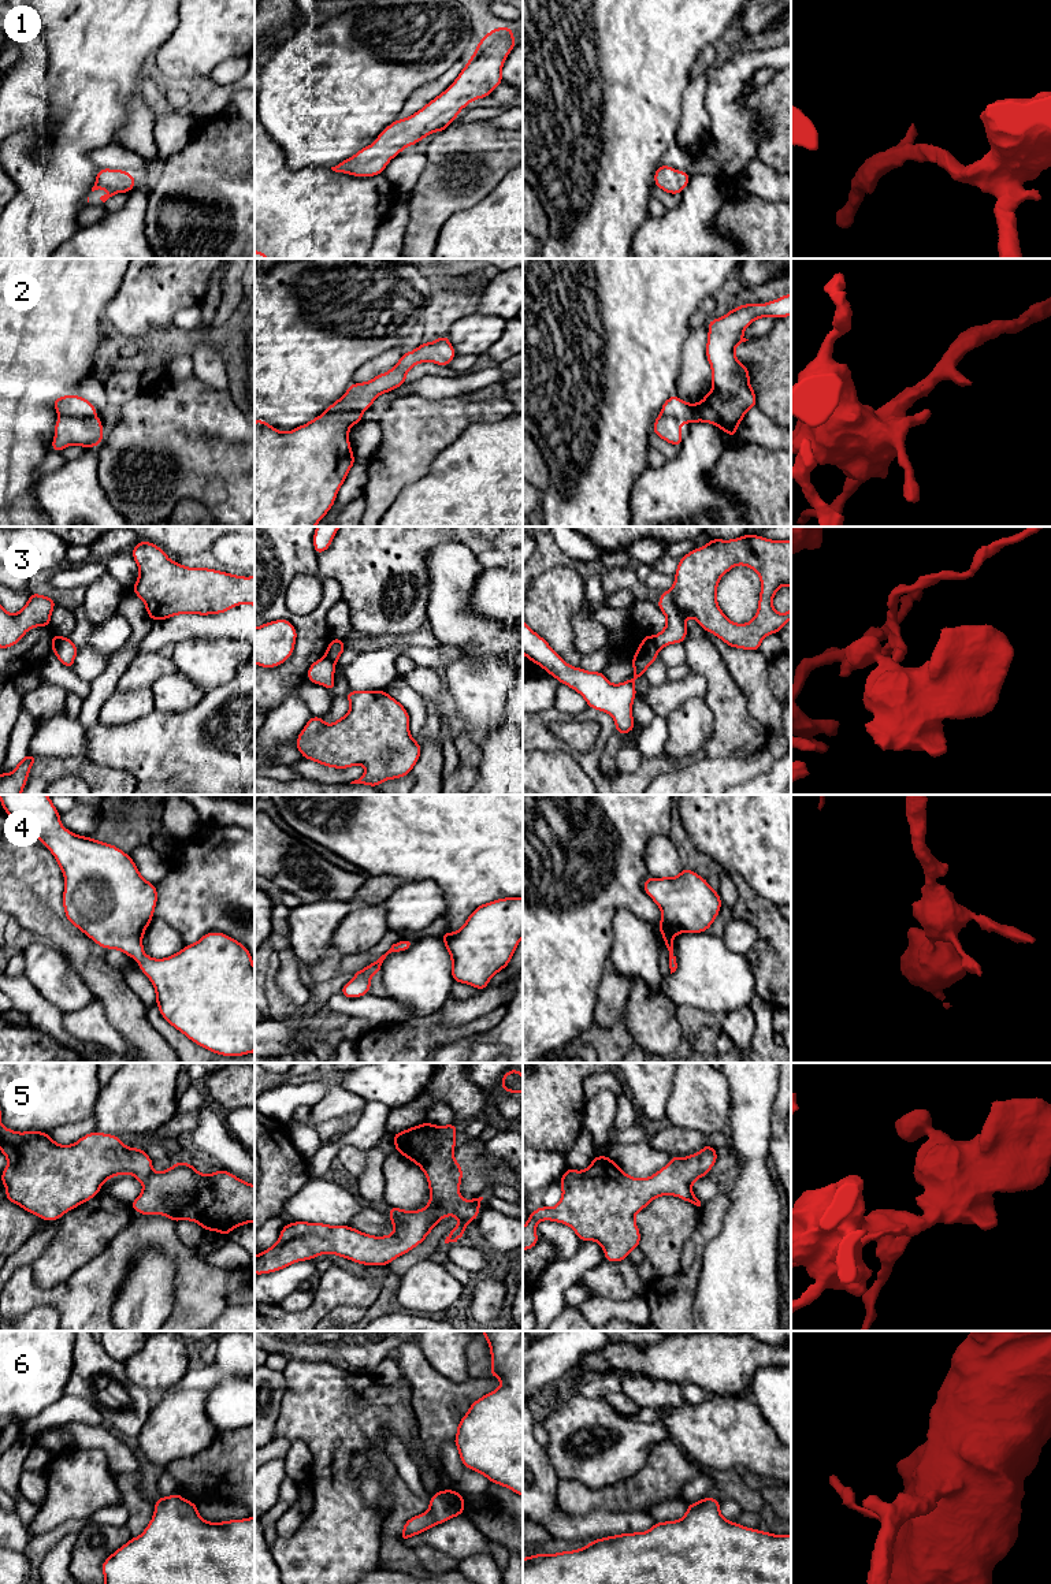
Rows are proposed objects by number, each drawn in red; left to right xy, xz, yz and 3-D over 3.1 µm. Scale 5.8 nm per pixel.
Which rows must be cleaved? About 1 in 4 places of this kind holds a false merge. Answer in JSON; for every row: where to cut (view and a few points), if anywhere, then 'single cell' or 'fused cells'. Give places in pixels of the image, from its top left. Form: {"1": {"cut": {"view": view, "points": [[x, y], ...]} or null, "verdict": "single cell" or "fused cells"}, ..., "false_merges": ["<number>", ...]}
{"1": {"cut": null, "verdict": "single cell"}, "2": {"cut": {"view": "xy", "points": [[95, 415], [88, 417], [59, 417]]}, "verdict": "fused cells"}, "3": {"cut": {"view": "xy", "points": [[60, 636], [52, 651]]}, "verdict": "fused cells"}, "4": {"cut": null, "verdict": "single cell"}, "5": {"cut": null, "verdict": "single cell"}, "6": {"cut": null, "verdict": "single cell"}, "false_merges": ["2", "3"]}

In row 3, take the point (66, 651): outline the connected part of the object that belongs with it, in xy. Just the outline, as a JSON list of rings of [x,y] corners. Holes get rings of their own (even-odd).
[[[60,637],[53,652],[66,668],[73,669],[74,659],[78,654],[78,647],[71,642],[70,637]]]

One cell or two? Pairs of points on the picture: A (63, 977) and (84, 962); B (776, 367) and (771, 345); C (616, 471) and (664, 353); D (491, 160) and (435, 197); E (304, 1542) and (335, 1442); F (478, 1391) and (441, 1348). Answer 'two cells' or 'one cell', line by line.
A: two cells
B: one cell
C: one cell
D: one cell
E: one cell
F: two cells

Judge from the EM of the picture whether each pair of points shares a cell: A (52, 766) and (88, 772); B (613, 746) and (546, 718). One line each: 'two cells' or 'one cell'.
A: one cell
B: two cells

